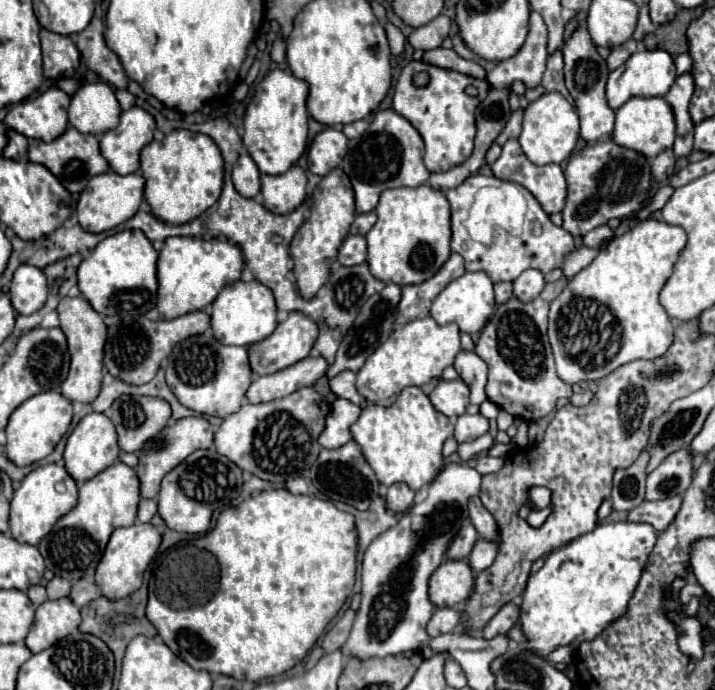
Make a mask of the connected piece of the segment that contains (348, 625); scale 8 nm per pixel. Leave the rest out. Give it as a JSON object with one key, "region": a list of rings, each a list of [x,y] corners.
{"region":[[[348,609],[346,613],[344,613],[344,617],[324,635],[324,639],[322,639],[322,649],[324,649],[324,655],[328,655],[328,653],[334,653],[334,651],[338,651],[344,643],[346,643],[346,639],[348,639],[348,635],[350,635],[350,629],[352,629],[352,621],[354,621],[354,611],[352,609]]]}

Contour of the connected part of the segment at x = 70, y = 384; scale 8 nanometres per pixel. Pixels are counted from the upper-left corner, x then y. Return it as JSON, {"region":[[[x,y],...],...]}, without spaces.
{"region":[[[64,297],[58,305],[60,315],[60,329],[64,331],[68,339],[68,351],[70,351],[70,373],[66,381],[62,383],[62,395],[70,401],[80,403],[92,403],[100,393],[102,383],[102,369],[104,369],[104,343],[106,343],[106,325],[102,321],[102,315],[98,315],[92,305],[82,297]]]}

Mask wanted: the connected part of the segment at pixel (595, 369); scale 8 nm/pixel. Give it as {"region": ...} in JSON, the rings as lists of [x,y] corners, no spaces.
{"region":[[[650,217],[634,225],[622,237],[614,239],[598,253],[590,267],[582,269],[570,279],[566,289],[550,305],[548,325],[550,345],[556,357],[556,369],[566,383],[578,385],[584,381],[596,381],[624,363],[630,363],[634,359],[656,359],[666,353],[666,349],[674,341],[674,325],[666,309],[660,305],[658,295],[668,277],[672,275],[672,267],[684,245],[686,233],[682,227],[668,225],[666,221]]]}

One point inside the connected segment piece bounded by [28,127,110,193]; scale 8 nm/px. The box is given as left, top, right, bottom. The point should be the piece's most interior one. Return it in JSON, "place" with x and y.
{"place":[74,158]}

